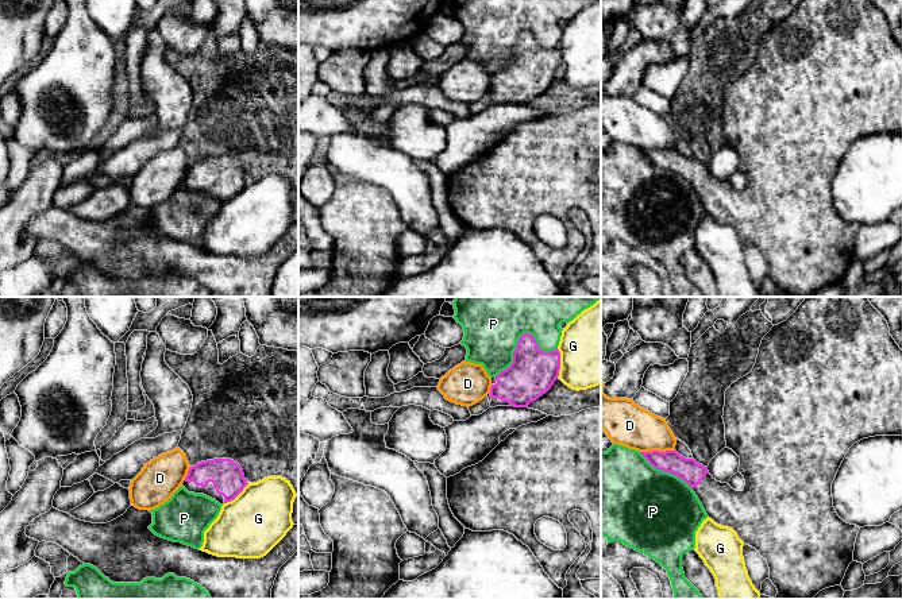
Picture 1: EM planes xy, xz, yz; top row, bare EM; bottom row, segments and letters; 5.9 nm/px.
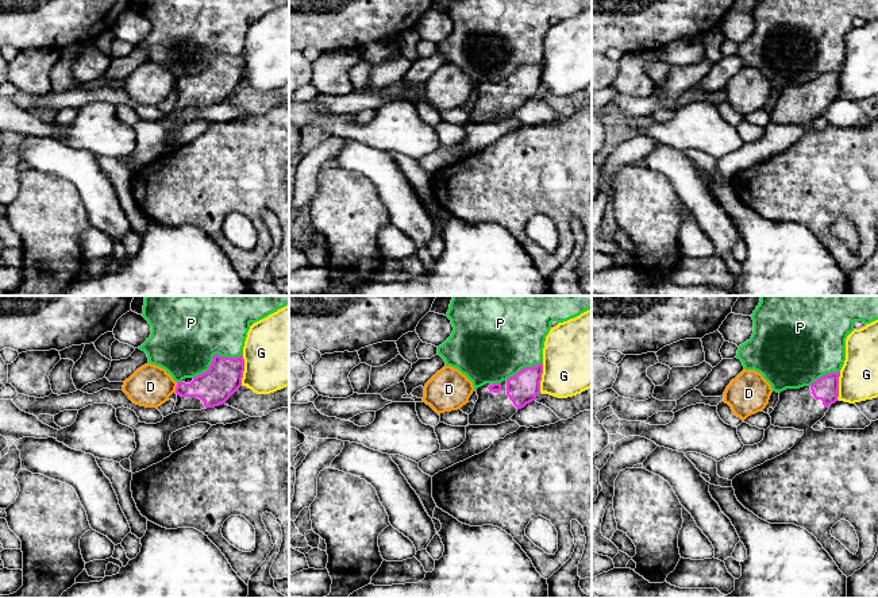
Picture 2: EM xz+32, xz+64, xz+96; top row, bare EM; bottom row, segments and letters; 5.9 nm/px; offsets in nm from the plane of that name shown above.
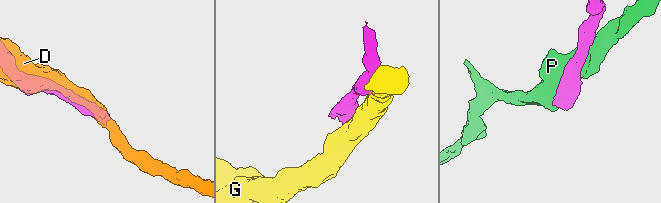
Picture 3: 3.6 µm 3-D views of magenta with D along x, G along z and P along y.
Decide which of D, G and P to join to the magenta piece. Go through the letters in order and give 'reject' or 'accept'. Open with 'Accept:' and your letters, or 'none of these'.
Accept: none of these
D: reject
G: reject
P: reject

